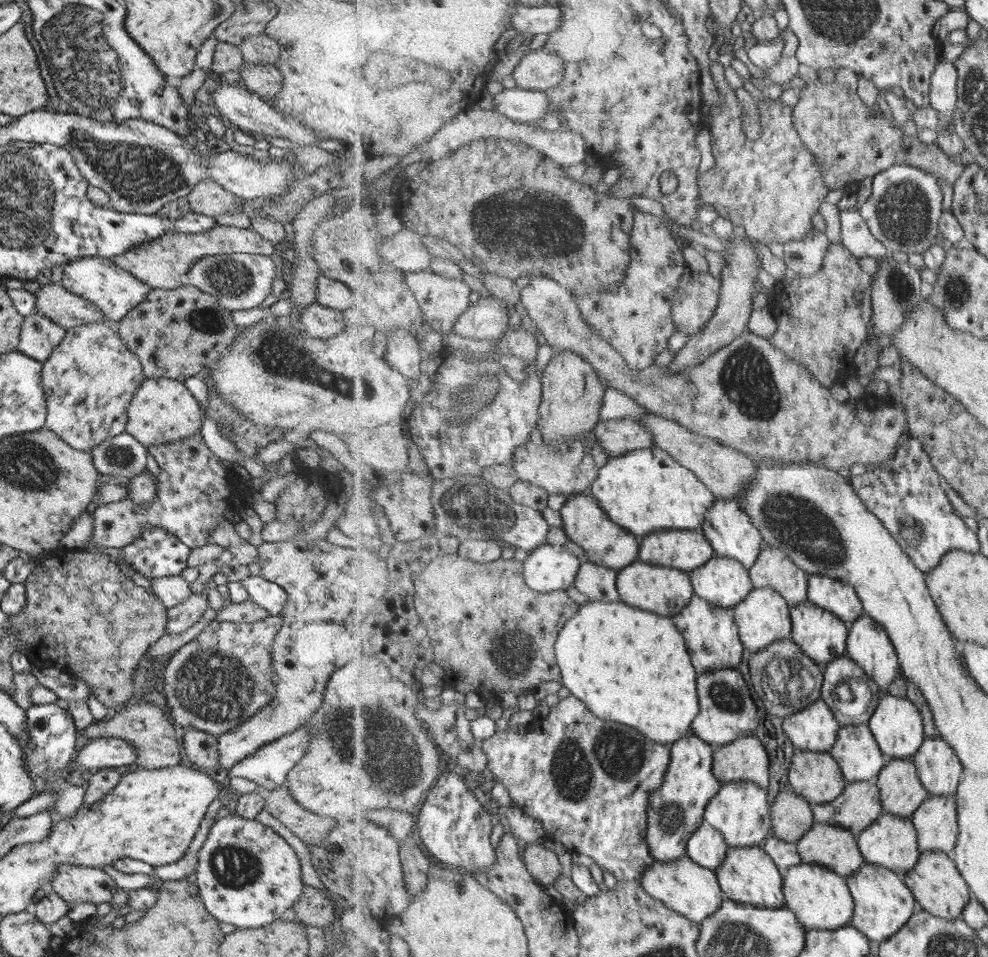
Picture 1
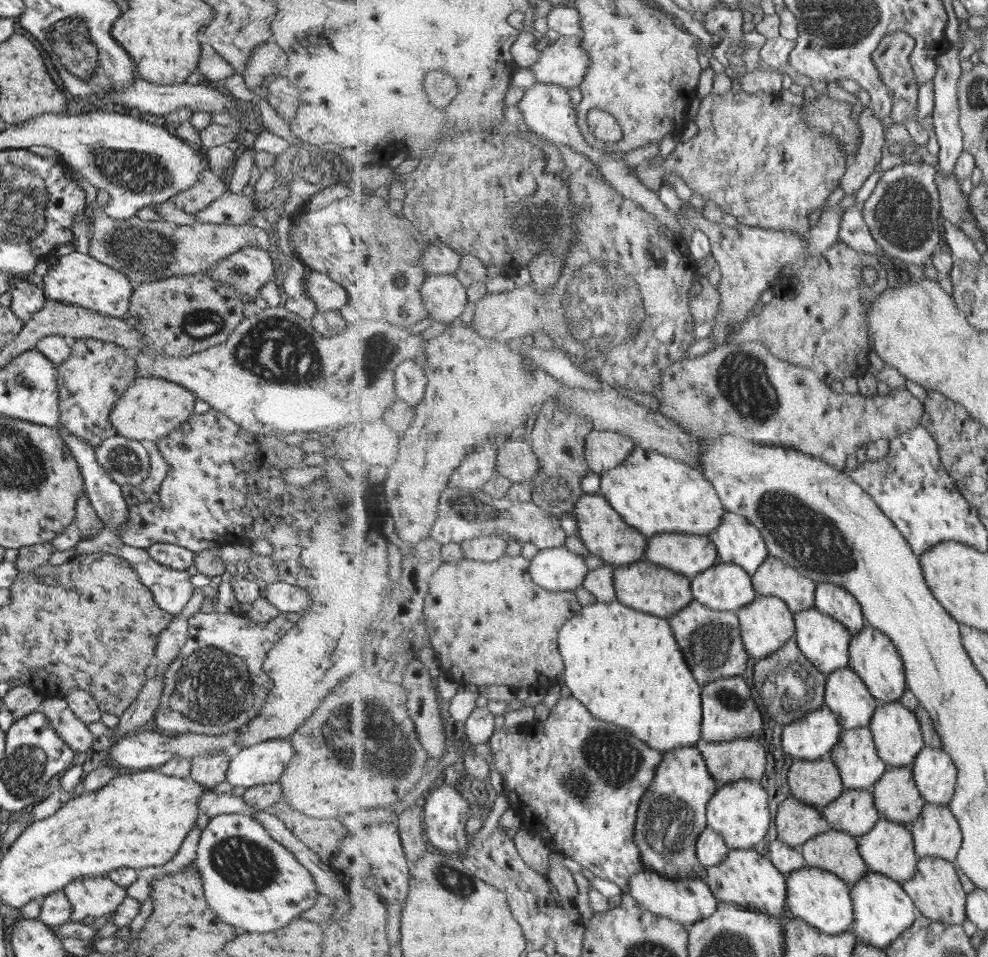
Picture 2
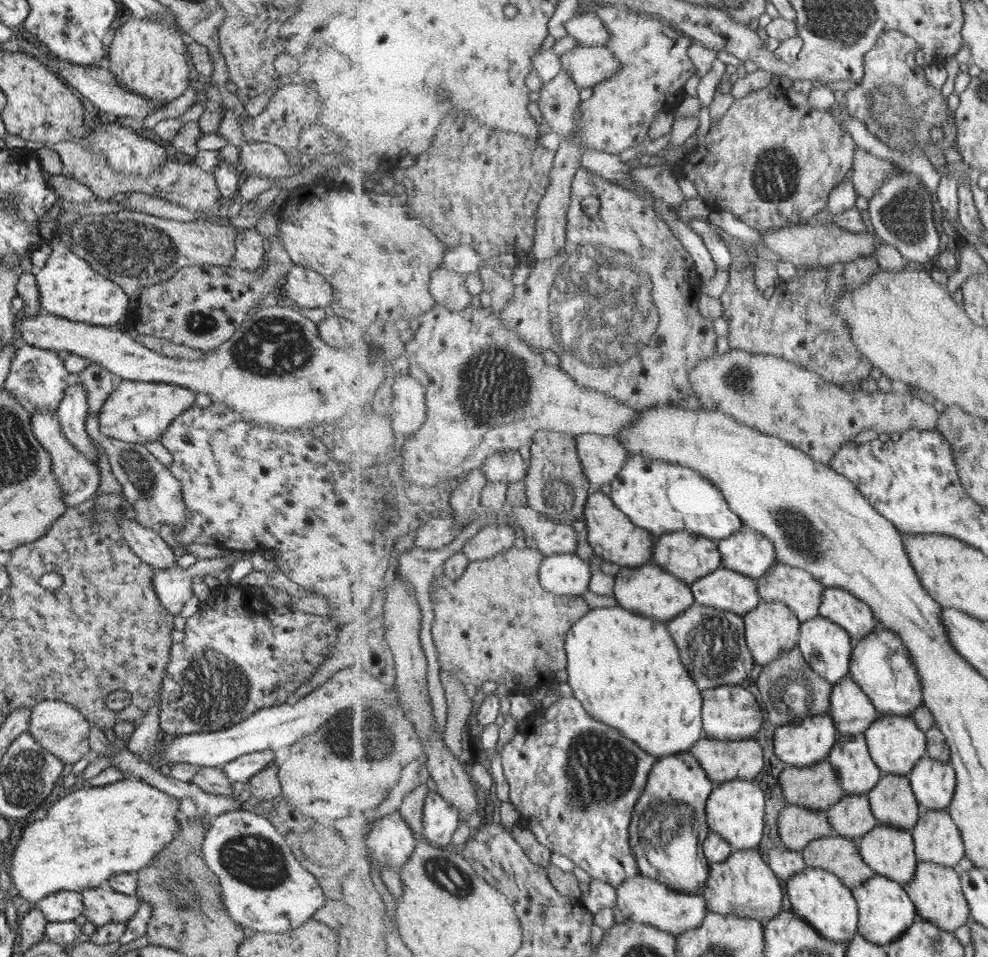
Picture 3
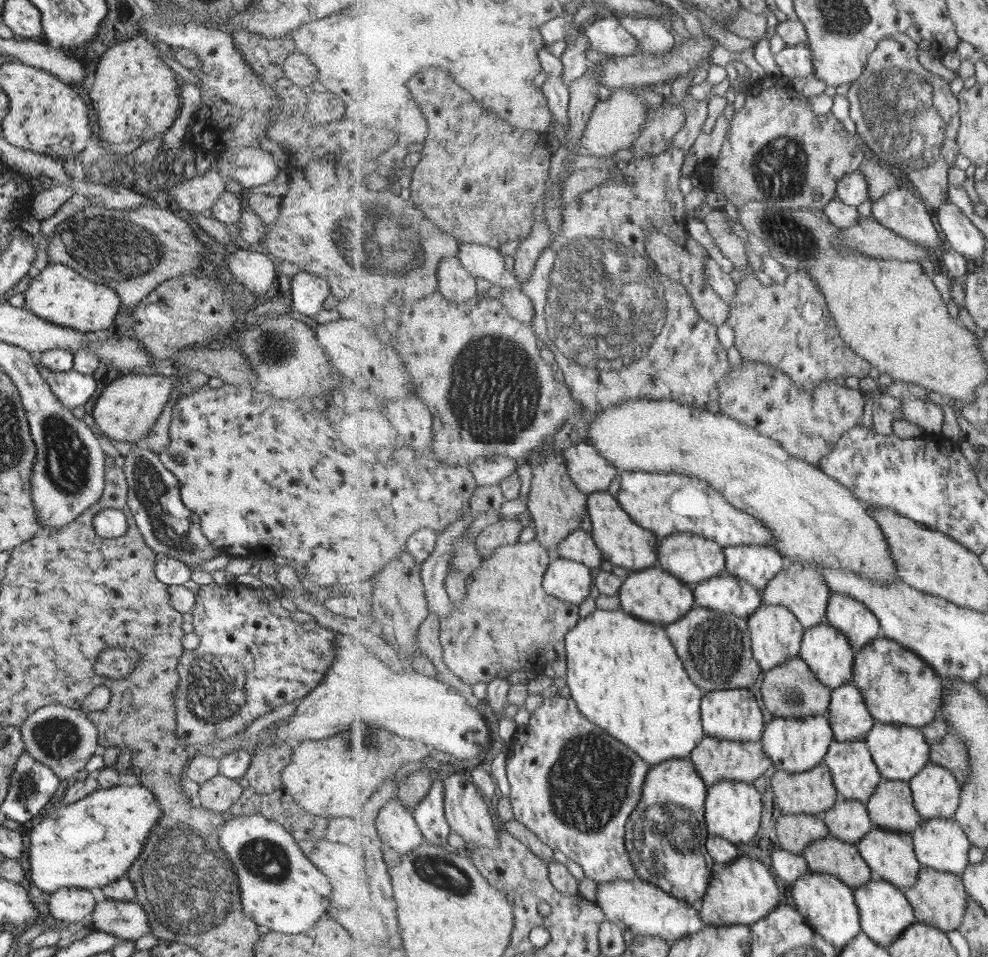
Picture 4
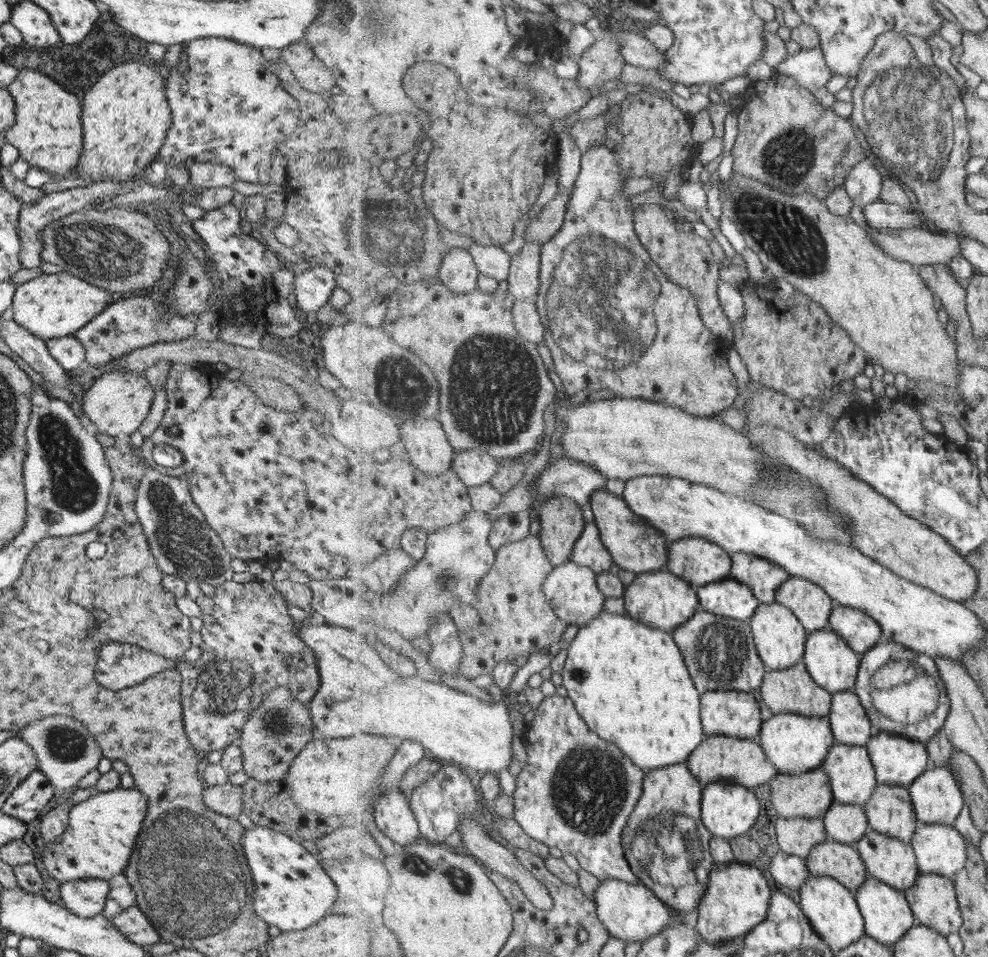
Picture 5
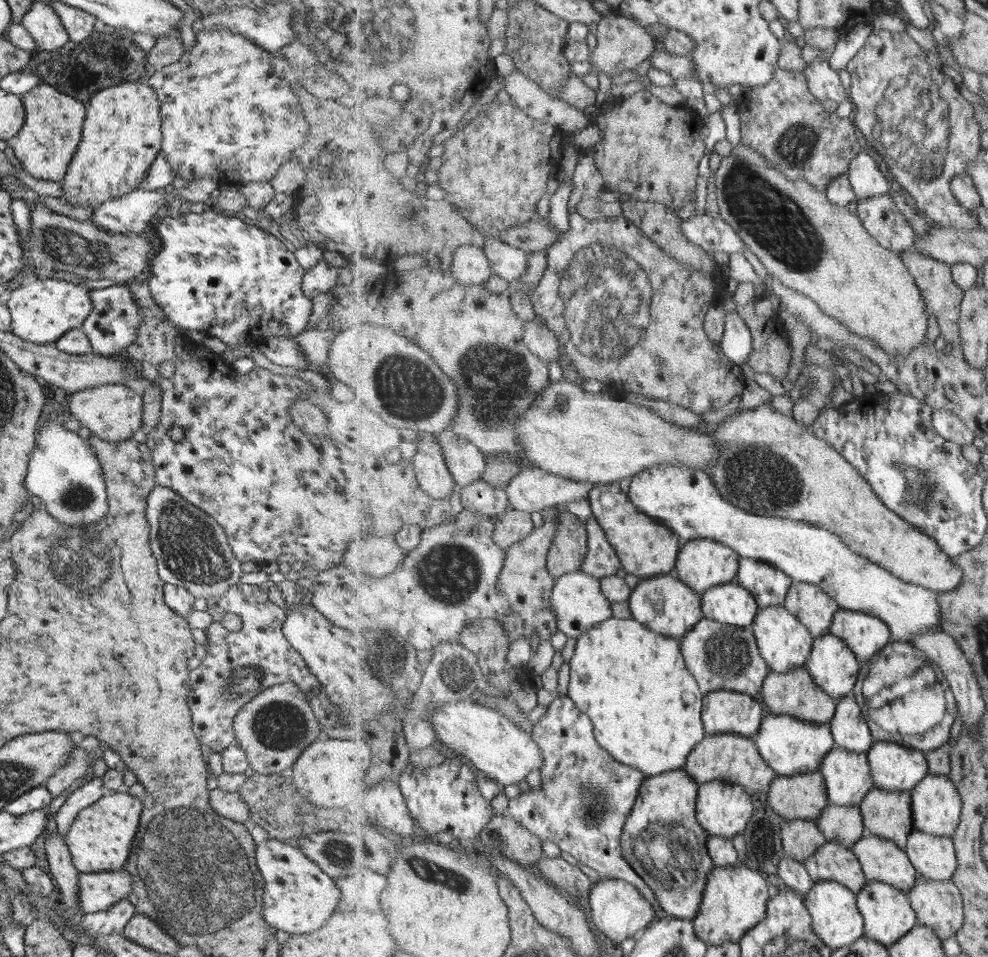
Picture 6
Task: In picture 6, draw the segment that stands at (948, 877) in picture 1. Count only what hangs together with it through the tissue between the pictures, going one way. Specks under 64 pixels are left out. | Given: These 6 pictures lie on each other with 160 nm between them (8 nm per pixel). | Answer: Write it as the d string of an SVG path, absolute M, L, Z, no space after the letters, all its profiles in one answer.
M919 875L916 881L916 886L908 892L908 895L912 901L912 908L916 910L919 924L933 928L942 939L957 936L965 924L964 896L960 888L952 879L931 880Z

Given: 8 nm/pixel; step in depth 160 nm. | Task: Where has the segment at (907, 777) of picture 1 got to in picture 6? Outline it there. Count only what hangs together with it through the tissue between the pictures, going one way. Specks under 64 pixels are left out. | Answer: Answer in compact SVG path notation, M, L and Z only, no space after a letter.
M873 788L859 807L869 834L892 840L902 849L908 847L909 835L915 831L912 791Z

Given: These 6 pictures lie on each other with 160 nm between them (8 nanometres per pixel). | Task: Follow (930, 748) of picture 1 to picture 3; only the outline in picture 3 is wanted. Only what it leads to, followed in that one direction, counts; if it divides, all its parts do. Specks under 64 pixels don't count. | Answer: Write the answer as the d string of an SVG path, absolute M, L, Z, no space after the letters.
M927 754L908 777L922 812L947 809L953 802L957 780L951 763Z

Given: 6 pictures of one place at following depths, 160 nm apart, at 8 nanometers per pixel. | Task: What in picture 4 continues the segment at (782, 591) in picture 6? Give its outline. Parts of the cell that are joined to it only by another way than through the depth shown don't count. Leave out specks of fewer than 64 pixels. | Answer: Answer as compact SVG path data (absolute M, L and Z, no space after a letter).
M747 544L724 549L726 574L749 581L761 592L783 570L785 556L771 544Z

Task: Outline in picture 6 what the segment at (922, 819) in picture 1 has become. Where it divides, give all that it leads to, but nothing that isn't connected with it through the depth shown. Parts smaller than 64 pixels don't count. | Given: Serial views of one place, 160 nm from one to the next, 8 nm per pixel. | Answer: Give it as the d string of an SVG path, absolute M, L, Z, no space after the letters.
M915 830L905 849L919 875L931 880L952 879L959 867L956 845L951 836L935 836Z

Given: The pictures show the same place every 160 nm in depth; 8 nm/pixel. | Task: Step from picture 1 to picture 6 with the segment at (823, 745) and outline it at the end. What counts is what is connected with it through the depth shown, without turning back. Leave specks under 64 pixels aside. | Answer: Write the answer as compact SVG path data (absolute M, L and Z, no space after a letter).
M767 715L753 739L767 765L780 777L818 771L828 752L837 746L830 723L811 723L789 715Z

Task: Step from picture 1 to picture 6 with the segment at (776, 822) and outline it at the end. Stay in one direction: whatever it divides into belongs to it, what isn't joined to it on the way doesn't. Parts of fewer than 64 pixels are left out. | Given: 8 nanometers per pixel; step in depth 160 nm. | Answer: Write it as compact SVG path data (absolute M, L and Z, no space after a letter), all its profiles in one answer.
M789 820L782 822L782 839L789 857L801 861L816 854L817 849L827 841L816 820Z

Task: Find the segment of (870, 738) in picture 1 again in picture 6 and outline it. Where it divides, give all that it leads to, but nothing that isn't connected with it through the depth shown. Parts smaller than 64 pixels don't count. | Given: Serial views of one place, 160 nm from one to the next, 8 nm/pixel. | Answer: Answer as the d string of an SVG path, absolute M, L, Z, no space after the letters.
M835 746L825 756L819 771L828 785L831 805L859 806L875 788L868 753L859 753Z

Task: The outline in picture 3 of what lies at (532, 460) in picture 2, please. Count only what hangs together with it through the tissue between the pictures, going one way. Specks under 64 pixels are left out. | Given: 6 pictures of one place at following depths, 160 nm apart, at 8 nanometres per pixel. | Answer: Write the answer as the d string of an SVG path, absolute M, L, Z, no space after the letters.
M517 450L491 455L481 466L489 482L517 482L526 478L530 461Z

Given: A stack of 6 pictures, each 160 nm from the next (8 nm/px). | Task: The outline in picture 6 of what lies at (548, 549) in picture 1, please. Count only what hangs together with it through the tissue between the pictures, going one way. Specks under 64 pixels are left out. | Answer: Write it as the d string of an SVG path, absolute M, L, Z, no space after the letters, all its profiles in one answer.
M583 570L570 572L556 579L552 592L552 609L561 633L578 640L585 632L614 616L612 601L605 596L600 579Z

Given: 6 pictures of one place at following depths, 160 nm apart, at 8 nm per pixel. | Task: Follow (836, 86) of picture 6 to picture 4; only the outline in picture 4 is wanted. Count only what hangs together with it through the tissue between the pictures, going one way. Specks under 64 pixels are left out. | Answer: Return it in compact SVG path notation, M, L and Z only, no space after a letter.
M808 44L787 46L780 51L775 60L783 75L790 79L815 77L816 68L812 62L812 50Z

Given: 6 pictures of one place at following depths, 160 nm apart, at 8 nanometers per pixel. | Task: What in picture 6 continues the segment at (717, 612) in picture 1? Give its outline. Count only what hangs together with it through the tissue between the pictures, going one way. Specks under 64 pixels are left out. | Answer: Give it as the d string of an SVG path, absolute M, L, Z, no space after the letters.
M703 617L692 632L680 640L688 670L696 676L704 695L713 691L736 691L755 696L762 691L769 668L755 642L754 626L737 627Z

